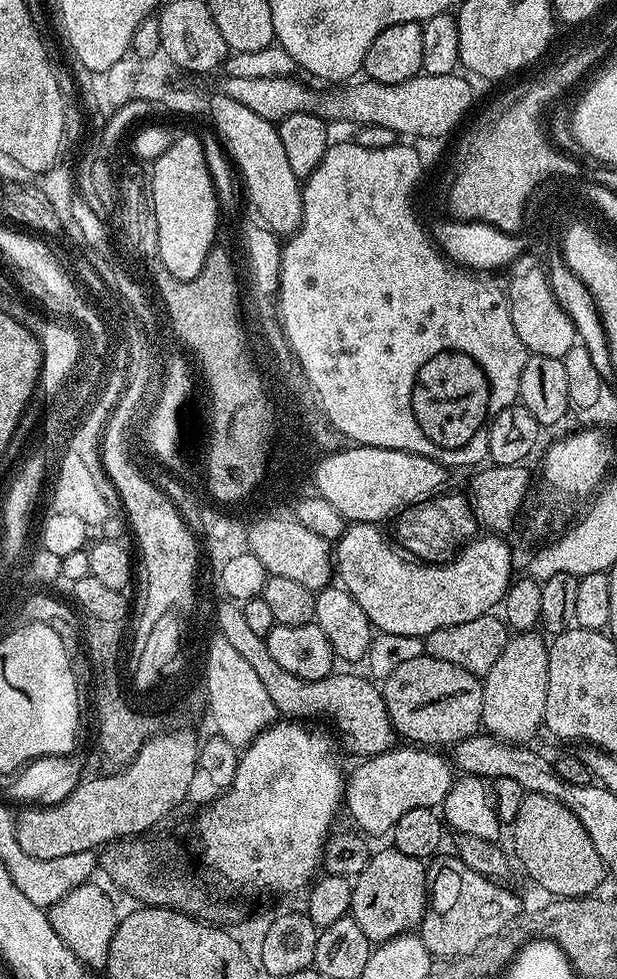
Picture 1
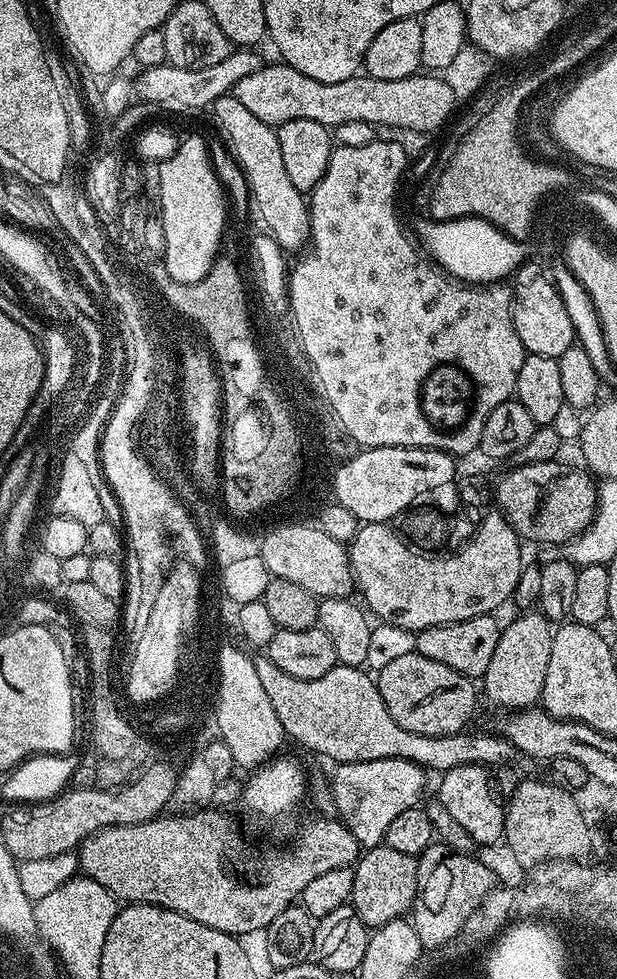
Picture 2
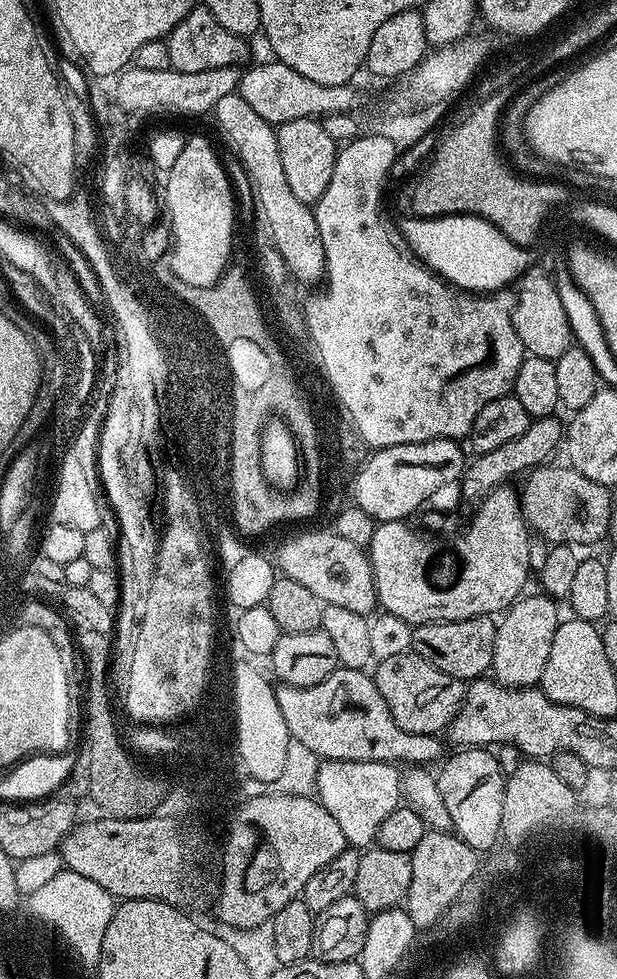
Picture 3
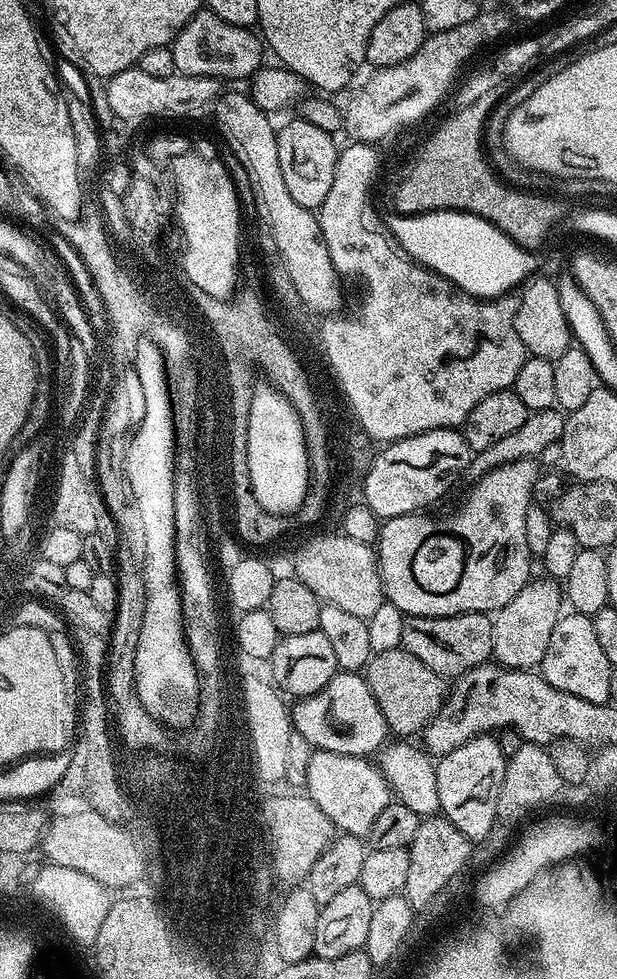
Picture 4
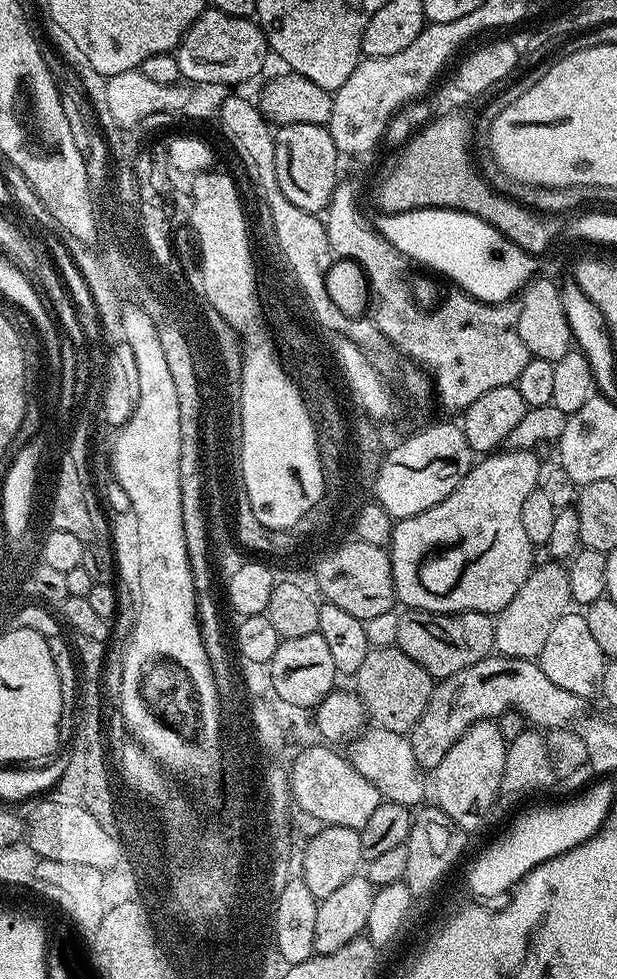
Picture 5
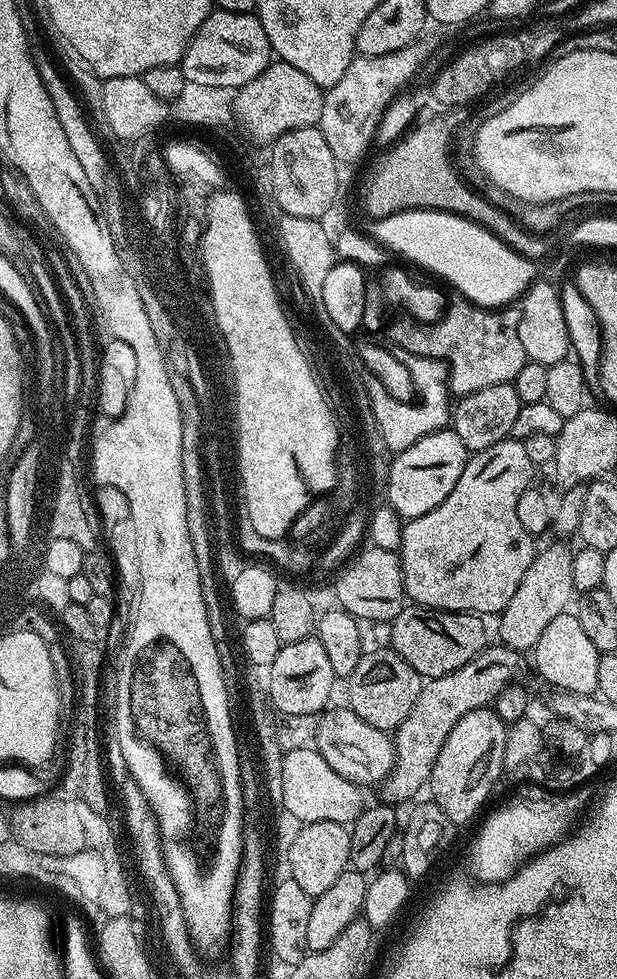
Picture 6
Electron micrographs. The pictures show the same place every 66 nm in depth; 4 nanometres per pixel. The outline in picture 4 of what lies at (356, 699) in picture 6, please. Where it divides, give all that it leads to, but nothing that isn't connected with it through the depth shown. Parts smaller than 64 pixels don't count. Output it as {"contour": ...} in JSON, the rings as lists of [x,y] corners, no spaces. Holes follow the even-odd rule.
{"contour":[[[395,647],[377,651],[368,661],[364,677],[389,729],[400,735],[397,737],[412,738],[415,732],[416,735],[423,733],[424,727],[440,713],[440,707],[446,699],[446,680],[434,674],[426,662],[414,658],[414,654],[410,654],[404,647]]]}

